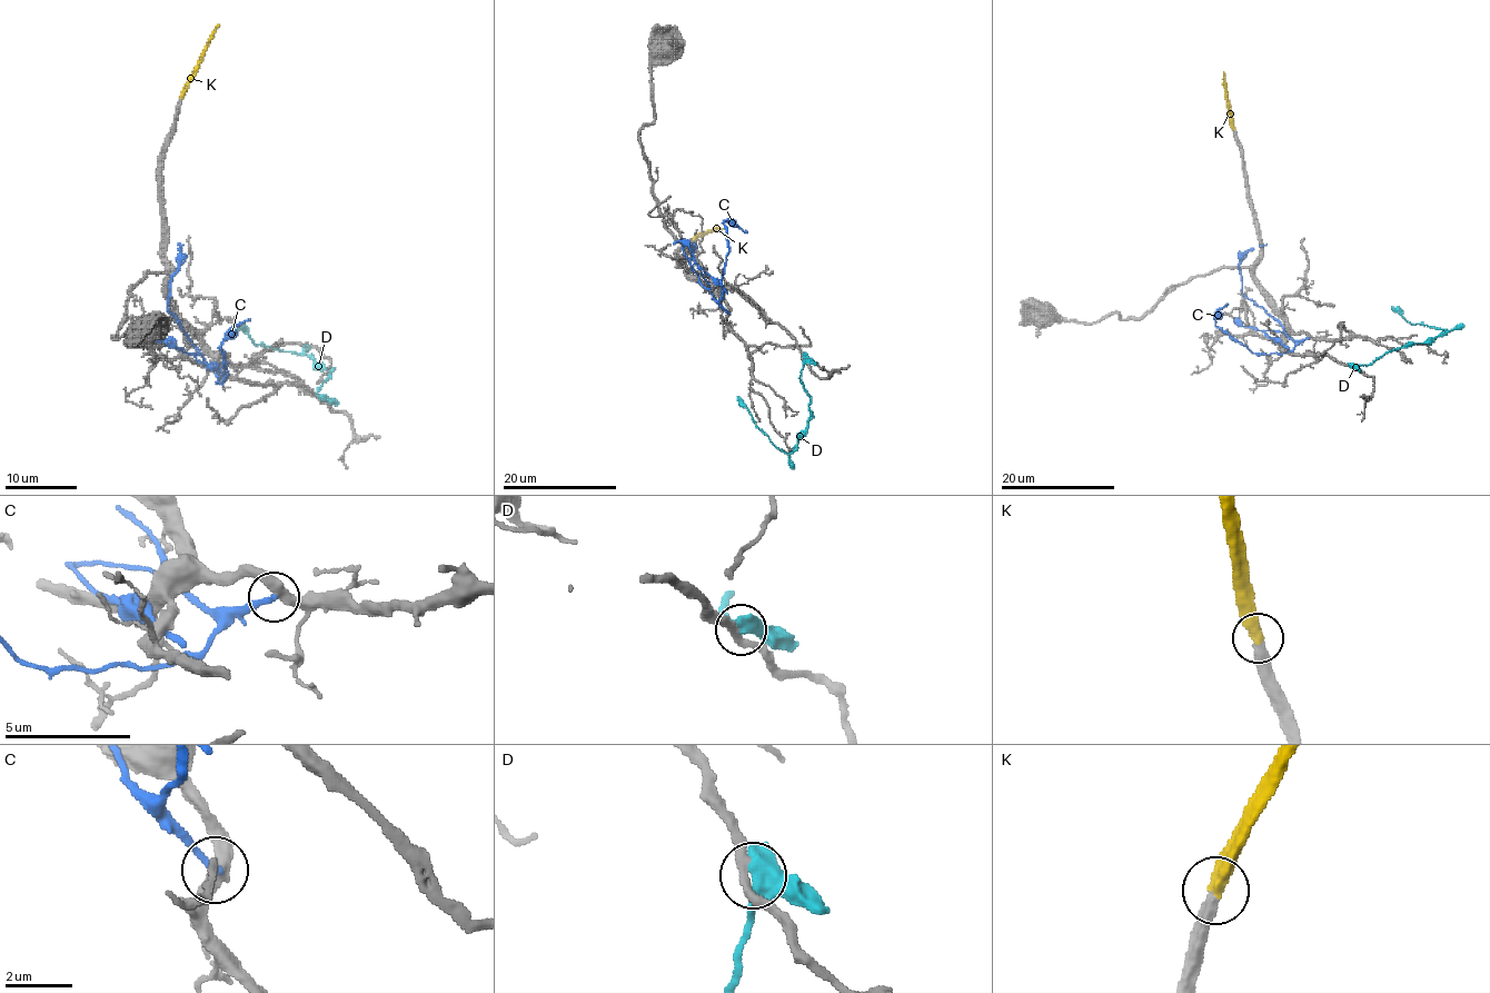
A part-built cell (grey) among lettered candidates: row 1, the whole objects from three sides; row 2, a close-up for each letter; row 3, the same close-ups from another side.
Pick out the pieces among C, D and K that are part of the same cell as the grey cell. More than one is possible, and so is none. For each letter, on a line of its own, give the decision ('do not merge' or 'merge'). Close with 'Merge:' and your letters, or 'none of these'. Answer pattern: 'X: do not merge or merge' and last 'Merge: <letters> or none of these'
C: do not merge
D: do not merge
K: merge
Merge: K

